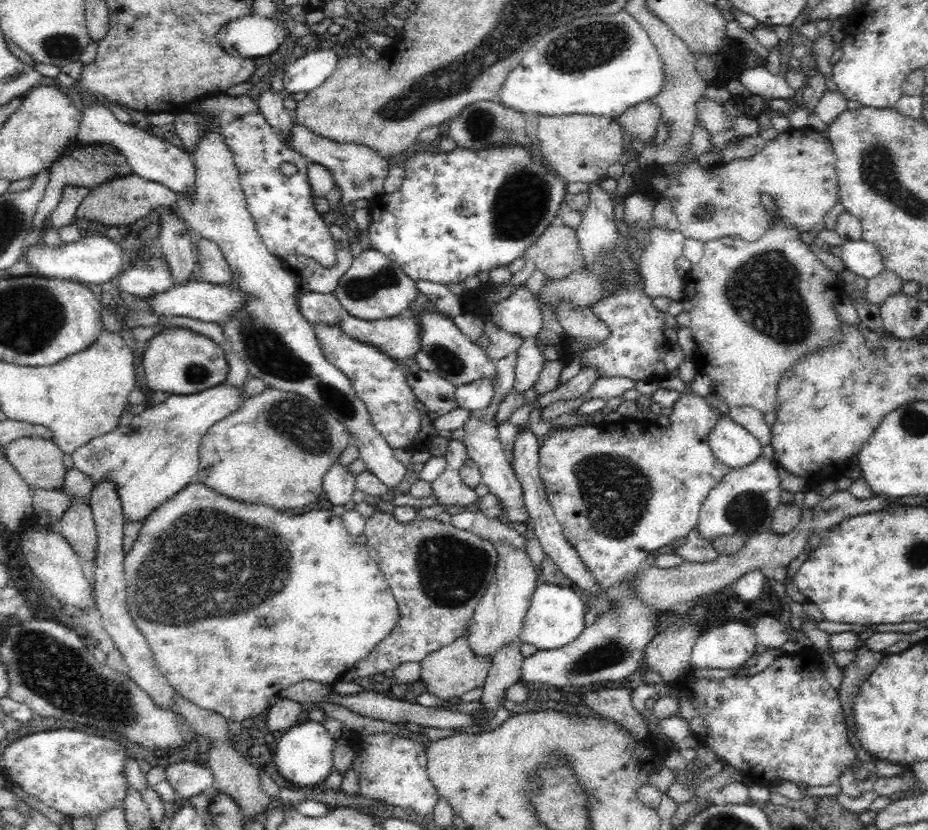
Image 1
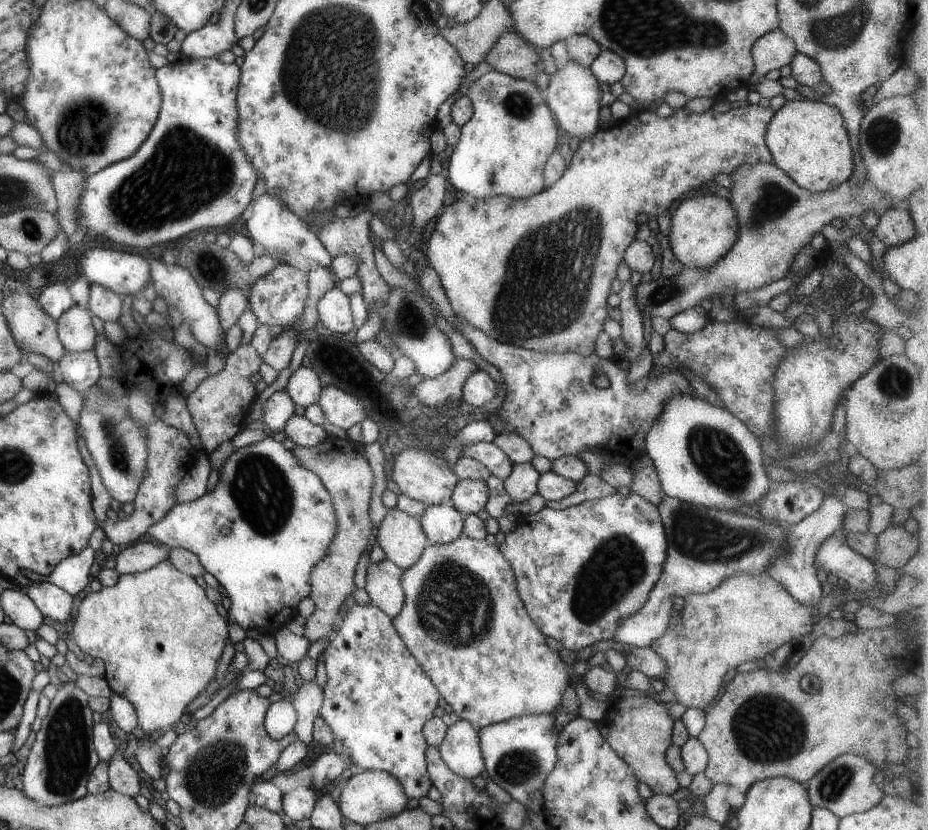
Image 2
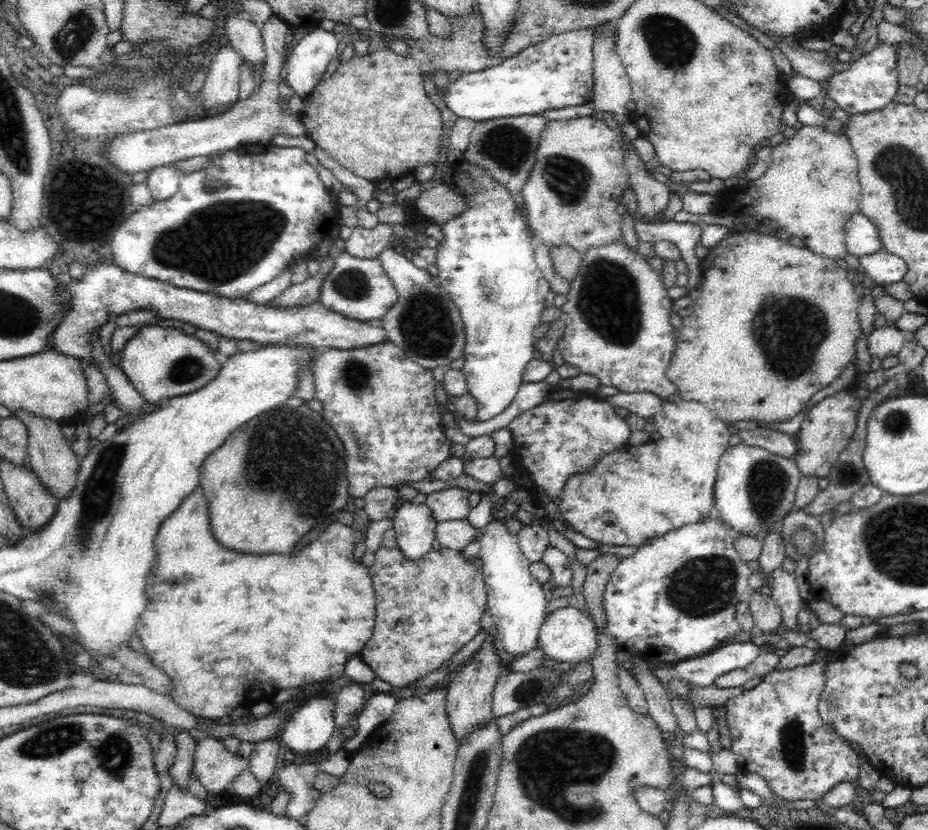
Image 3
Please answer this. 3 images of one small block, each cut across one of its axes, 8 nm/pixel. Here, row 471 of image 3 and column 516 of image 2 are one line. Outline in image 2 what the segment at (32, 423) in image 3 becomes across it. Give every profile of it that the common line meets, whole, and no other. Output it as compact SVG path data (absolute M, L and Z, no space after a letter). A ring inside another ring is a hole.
M507 30L502 32L495 44L487 50L483 62L511 78L532 80L543 71L539 51L526 43L519 34L515 34L515 31Z

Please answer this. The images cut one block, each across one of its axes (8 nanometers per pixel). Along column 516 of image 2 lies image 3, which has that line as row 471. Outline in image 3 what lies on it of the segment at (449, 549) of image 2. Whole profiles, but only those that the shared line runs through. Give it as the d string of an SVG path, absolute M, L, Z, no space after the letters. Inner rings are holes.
M682 399L663 401L654 419L659 425L659 440L639 447L628 444L620 451L612 451L598 462L595 469L572 475L566 481L564 494L560 494L557 506L574 531L598 543L640 547L668 532L704 522L713 515L717 466L729 447L728 440L733 430L707 405ZM605 512L616 515L616 526L605 526L602 523Z

